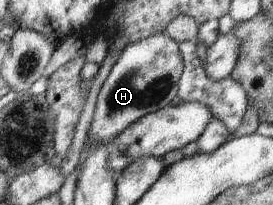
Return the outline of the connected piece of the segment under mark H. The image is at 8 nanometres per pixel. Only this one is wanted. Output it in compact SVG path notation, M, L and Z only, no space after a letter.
M164 32L157 33L125 46L101 87L91 128L89 141L95 145L111 145L113 139L123 133L148 113L159 111L175 99L178 81L183 71L183 57L179 44Z

